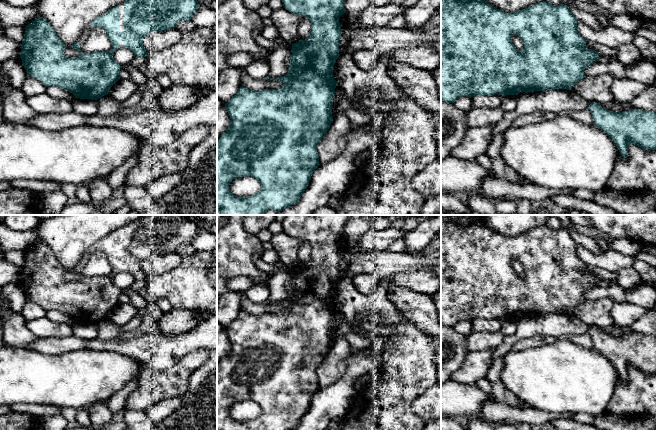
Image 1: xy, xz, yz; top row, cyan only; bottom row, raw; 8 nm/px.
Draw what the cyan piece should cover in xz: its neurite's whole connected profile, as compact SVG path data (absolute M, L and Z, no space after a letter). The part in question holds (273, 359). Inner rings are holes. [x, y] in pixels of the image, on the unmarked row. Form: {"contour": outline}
{"contour": "M288 215L282 222L286 234L311 245L311 256L307 263L292 268L288 297L275 302L284 307L282 312L254 315L241 310L225 327L231 347L217 364L217 430L291 430L299 425L312 397L320 389L317 369L333 345L332 329L338 309L333 292L340 280L339 264L343 250L339 241L345 237L343 229L348 219L348 215ZM245 400L256 402L261 414L249 421L237 421L230 416L229 409L233 403Z"}

